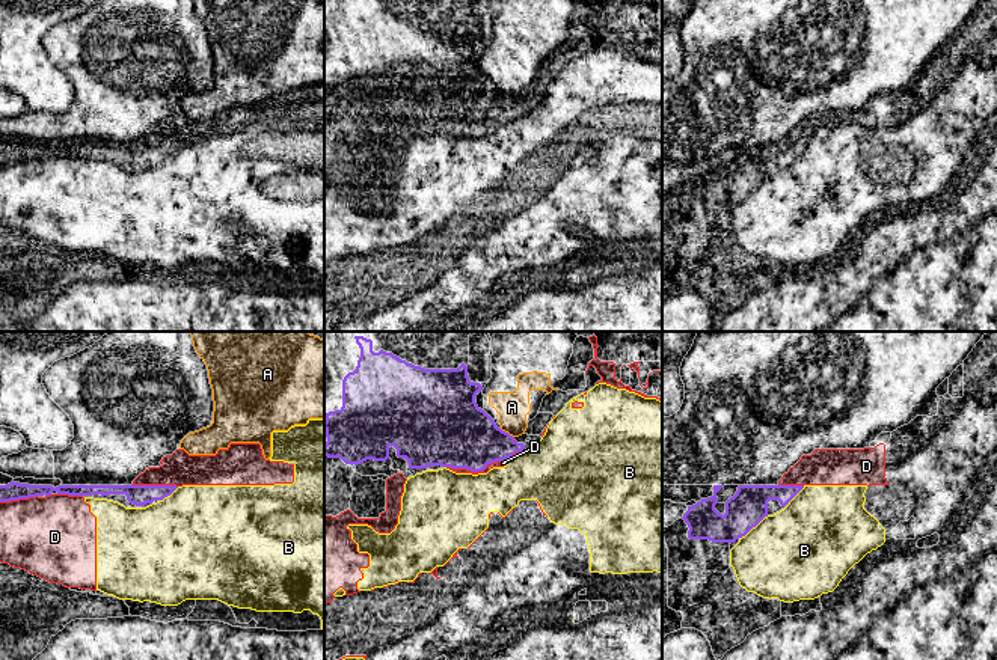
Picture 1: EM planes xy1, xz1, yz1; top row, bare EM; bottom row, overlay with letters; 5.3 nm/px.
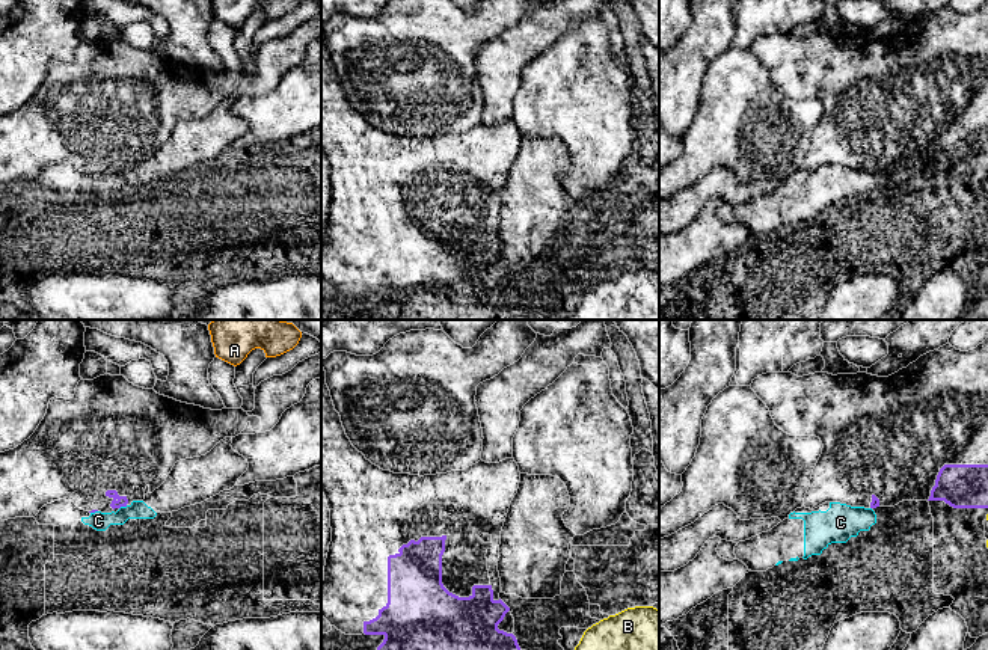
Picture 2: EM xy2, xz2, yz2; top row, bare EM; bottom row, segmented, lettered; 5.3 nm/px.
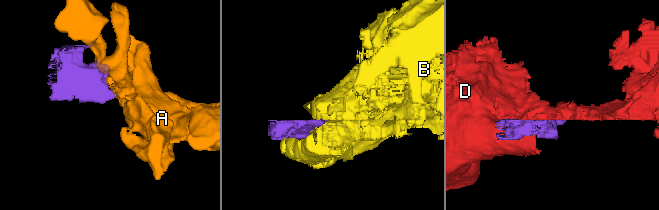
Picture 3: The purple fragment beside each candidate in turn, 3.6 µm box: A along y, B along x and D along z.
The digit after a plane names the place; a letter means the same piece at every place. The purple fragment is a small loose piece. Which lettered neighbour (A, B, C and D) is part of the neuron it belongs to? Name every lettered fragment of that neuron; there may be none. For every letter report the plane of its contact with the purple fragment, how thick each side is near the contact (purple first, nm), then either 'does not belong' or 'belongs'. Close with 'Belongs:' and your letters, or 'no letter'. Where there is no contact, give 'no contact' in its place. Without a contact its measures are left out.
A: xz1 | 360/160 nm | does not belong
B: yz1 | 200/460 nm | does not belong
C: xy2 | 60/100 nm | does not belong
D: xz1 | 380/40 nm | does not belong
Belongs: no letter

